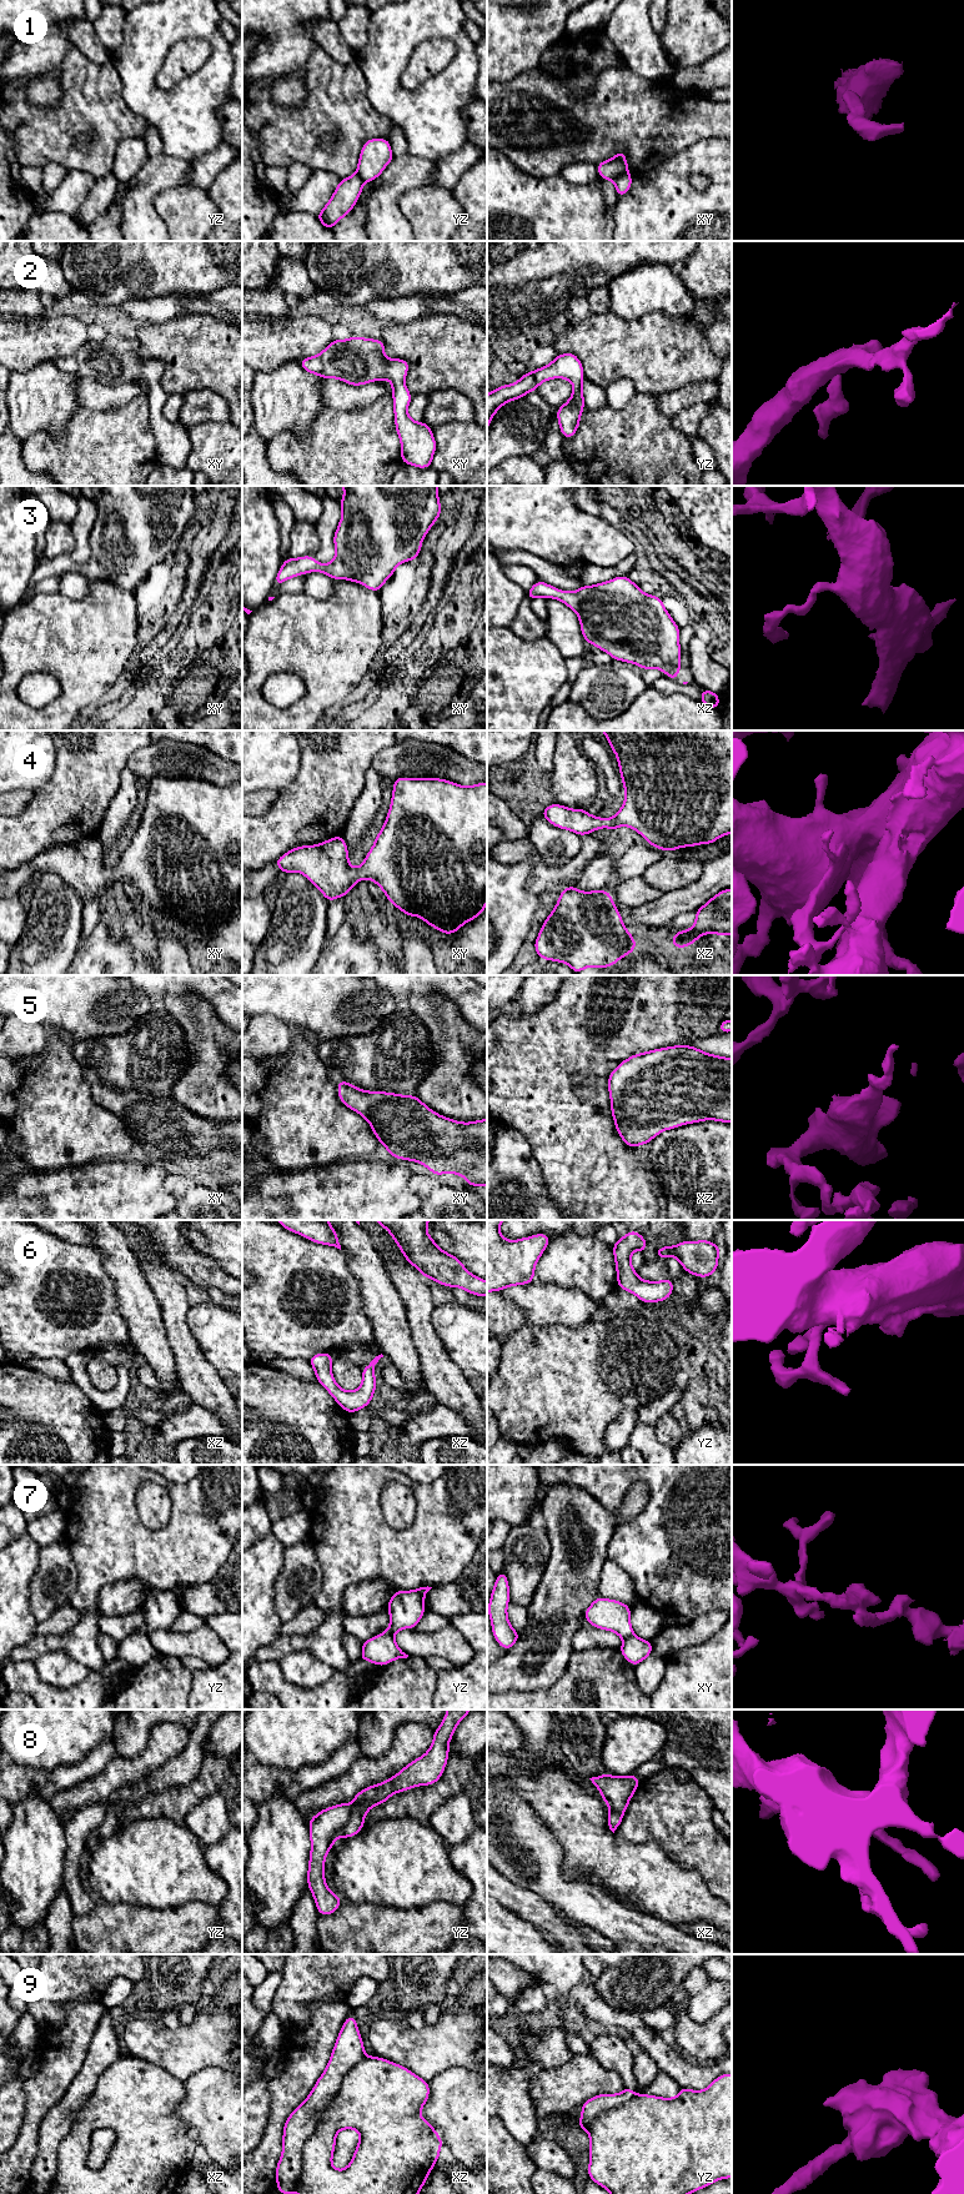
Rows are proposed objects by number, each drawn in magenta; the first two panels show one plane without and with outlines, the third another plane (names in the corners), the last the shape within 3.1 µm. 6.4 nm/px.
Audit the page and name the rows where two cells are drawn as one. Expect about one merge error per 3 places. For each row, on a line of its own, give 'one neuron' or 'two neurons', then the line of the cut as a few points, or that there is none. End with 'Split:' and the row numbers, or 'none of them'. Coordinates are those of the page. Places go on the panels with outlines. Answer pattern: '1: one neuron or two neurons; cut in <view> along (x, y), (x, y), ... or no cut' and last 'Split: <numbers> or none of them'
1: two neurons; cut in xy along (627, 172), (619, 174), (613, 180)
2: one neuron; no cut
3: one neuron; no cut
4: one neuron; no cut
5: one neuron; no cut
6: one neuron; no cut
7: two neurons; cut in yz along (382, 1633), (392, 1636)
8: two neurons; cut in yz along (350, 1805), (349, 1820), (339, 1834)
9: two neurons; cut in xz along (365, 2056), (345, 2074), (305, 2143), (294, 2190)
Split: 1, 7, 8, 9

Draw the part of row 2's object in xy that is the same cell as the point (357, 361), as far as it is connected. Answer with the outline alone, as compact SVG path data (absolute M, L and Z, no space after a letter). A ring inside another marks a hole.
M352 336L333 340L317 356L298 361L301 367L322 378L337 378L351 386L361 386L378 380L392 383L395 426L401 442L401 462L418 467L432 467L437 443L432 428L425 421L417 423L408 413L412 400L405 386L410 362L385 357L382 338L372 340Z

